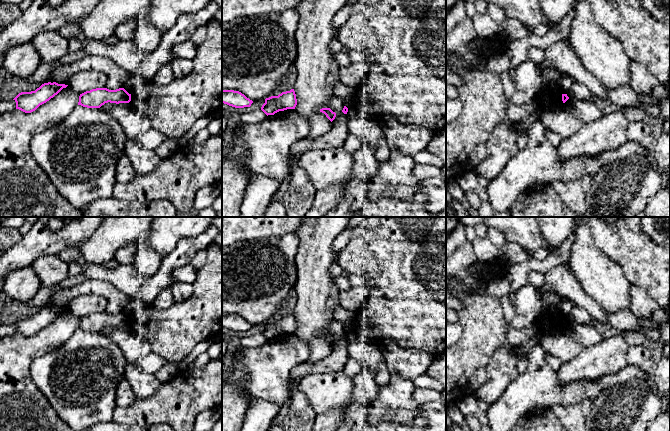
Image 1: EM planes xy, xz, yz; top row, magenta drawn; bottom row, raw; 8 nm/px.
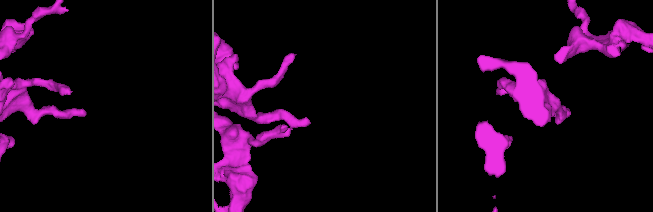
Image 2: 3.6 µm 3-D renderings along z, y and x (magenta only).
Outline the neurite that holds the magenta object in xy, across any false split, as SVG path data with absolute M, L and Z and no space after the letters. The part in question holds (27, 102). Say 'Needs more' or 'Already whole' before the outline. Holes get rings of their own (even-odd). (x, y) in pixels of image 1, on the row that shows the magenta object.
Already whole. M48 82L42 84L35 91L21 92L13 99L16 102L16 109L25 113L31 113L67 86L68 85L58 84L56 82Z

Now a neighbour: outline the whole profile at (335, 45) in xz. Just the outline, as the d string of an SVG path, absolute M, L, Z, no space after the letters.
M337 38L333 39L329 44L329 49L333 53L344 51L345 49L350 53L351 61L352 62L364 62L365 56L363 53L356 51L356 50L349 50L347 49Z

